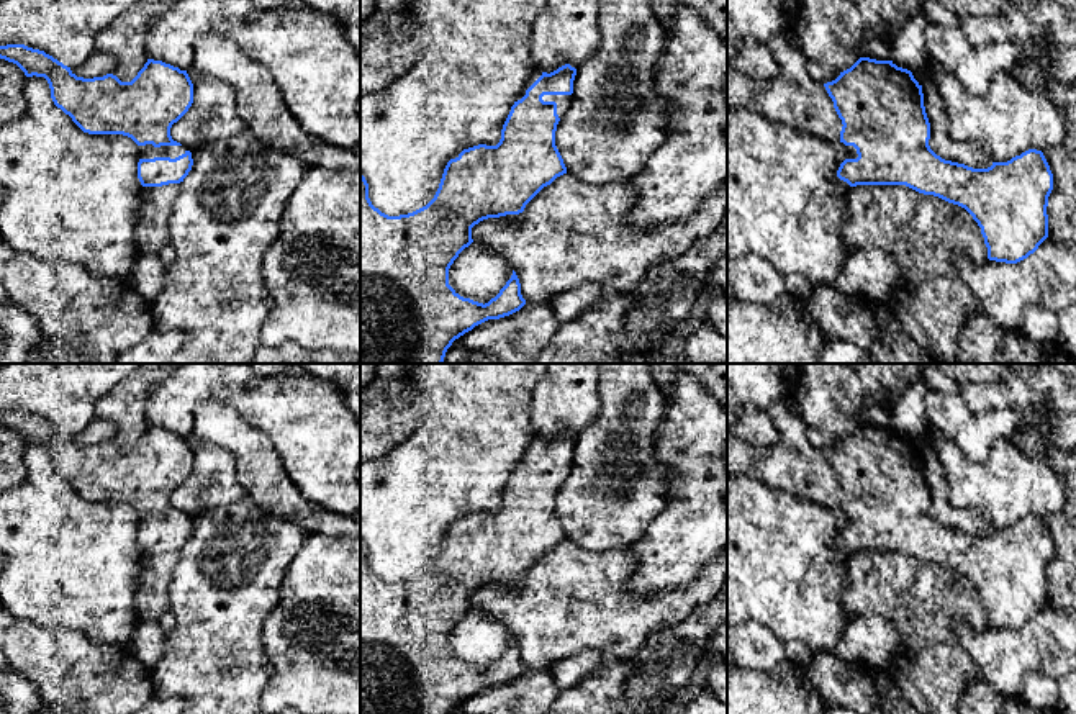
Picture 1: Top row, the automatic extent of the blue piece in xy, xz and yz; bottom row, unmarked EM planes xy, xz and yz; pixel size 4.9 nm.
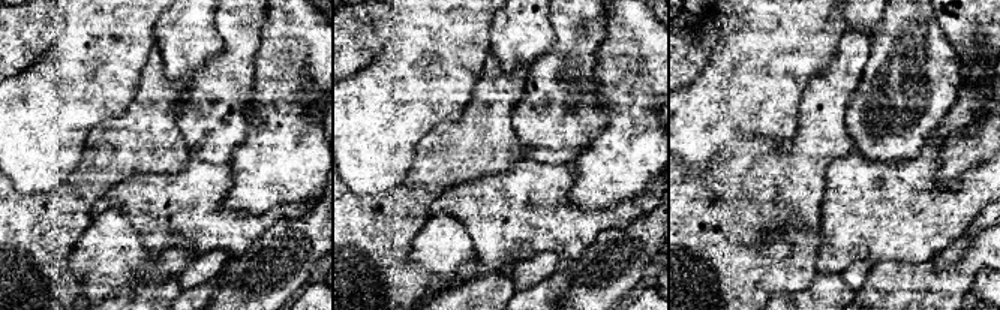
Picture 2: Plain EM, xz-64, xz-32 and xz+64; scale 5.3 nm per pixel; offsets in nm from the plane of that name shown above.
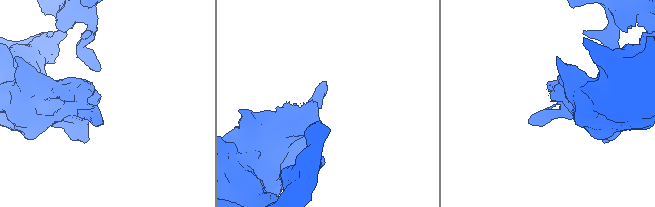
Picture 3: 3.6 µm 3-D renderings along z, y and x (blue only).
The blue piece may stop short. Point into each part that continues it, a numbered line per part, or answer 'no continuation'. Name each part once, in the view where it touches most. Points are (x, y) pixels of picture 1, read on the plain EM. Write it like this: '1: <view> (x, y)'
1: xy (148, 518)

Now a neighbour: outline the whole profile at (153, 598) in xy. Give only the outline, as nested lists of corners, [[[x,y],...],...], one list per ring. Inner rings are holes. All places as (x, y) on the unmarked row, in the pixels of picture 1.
[[[179,550],[142,555],[141,583],[134,596],[134,608],[142,621],[157,621],[170,611],[170,583],[179,557]]]

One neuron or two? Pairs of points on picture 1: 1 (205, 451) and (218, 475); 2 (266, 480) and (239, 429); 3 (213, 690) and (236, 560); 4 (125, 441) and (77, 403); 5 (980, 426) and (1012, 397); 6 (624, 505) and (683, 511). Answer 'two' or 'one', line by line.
1: one
2: one
3: one
4: two
5: two
6: two

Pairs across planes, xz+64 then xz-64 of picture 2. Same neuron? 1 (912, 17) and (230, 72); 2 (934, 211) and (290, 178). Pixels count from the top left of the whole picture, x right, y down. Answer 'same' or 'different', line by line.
1: same
2: different

